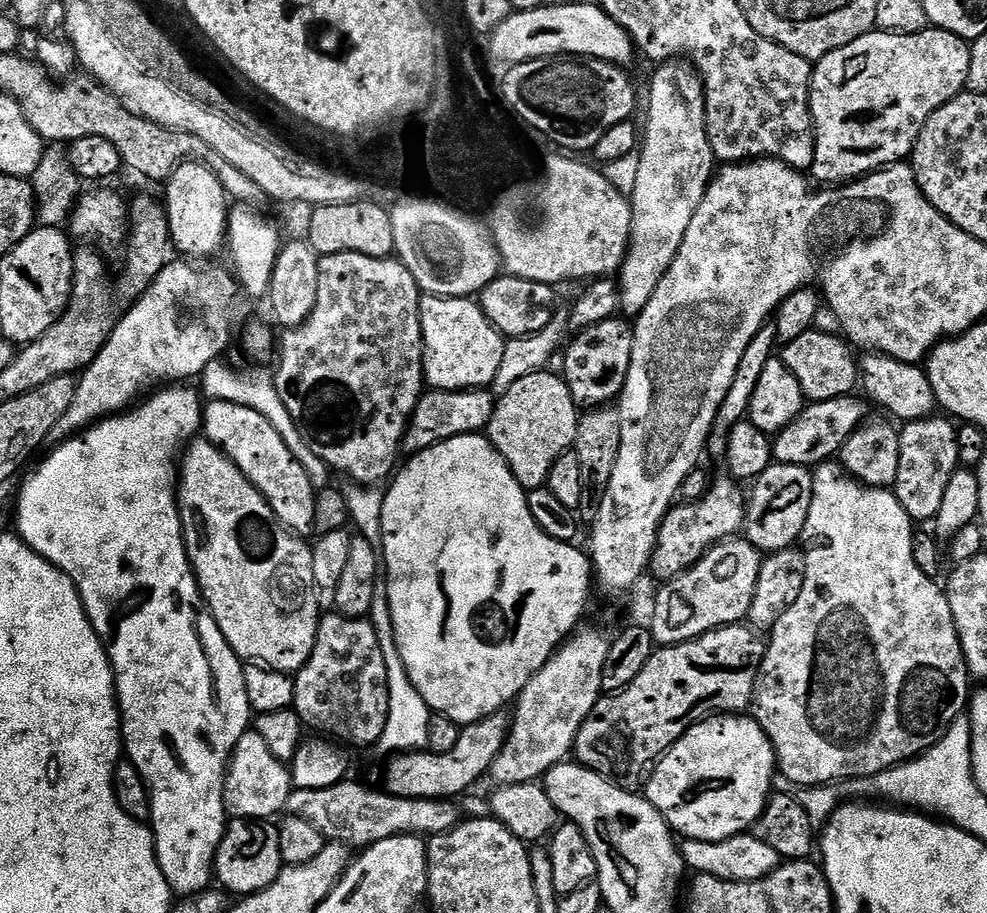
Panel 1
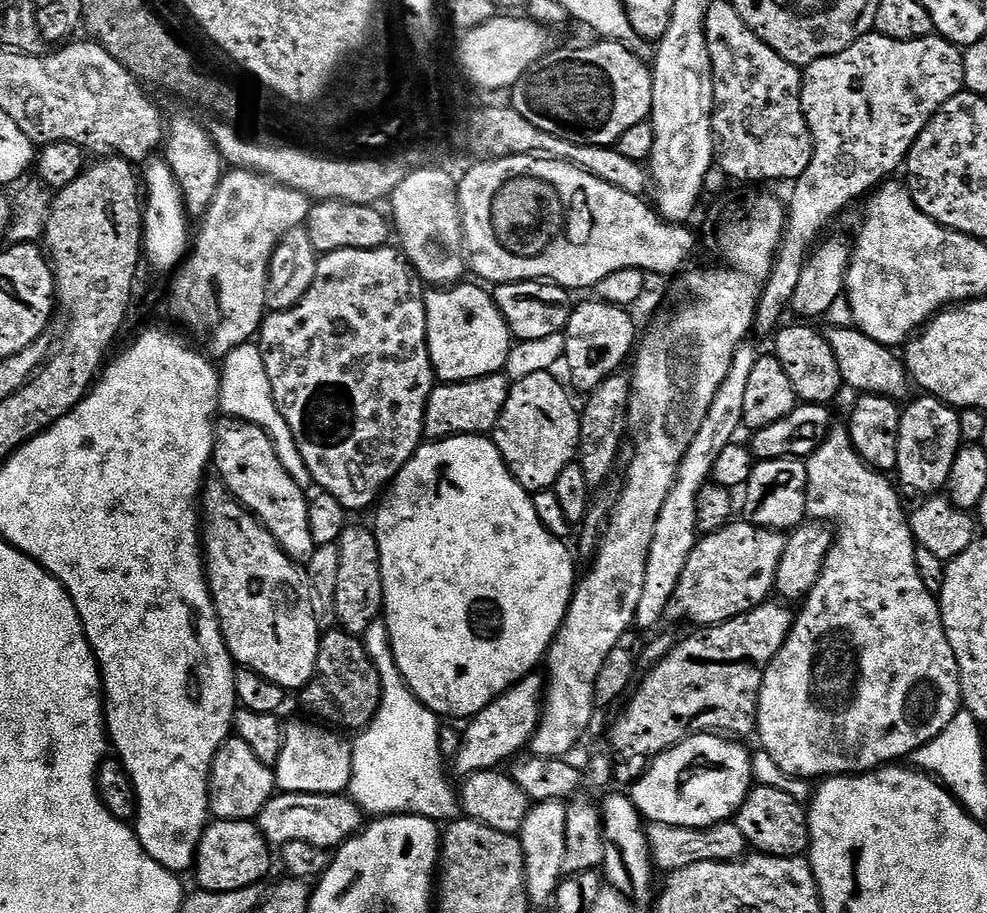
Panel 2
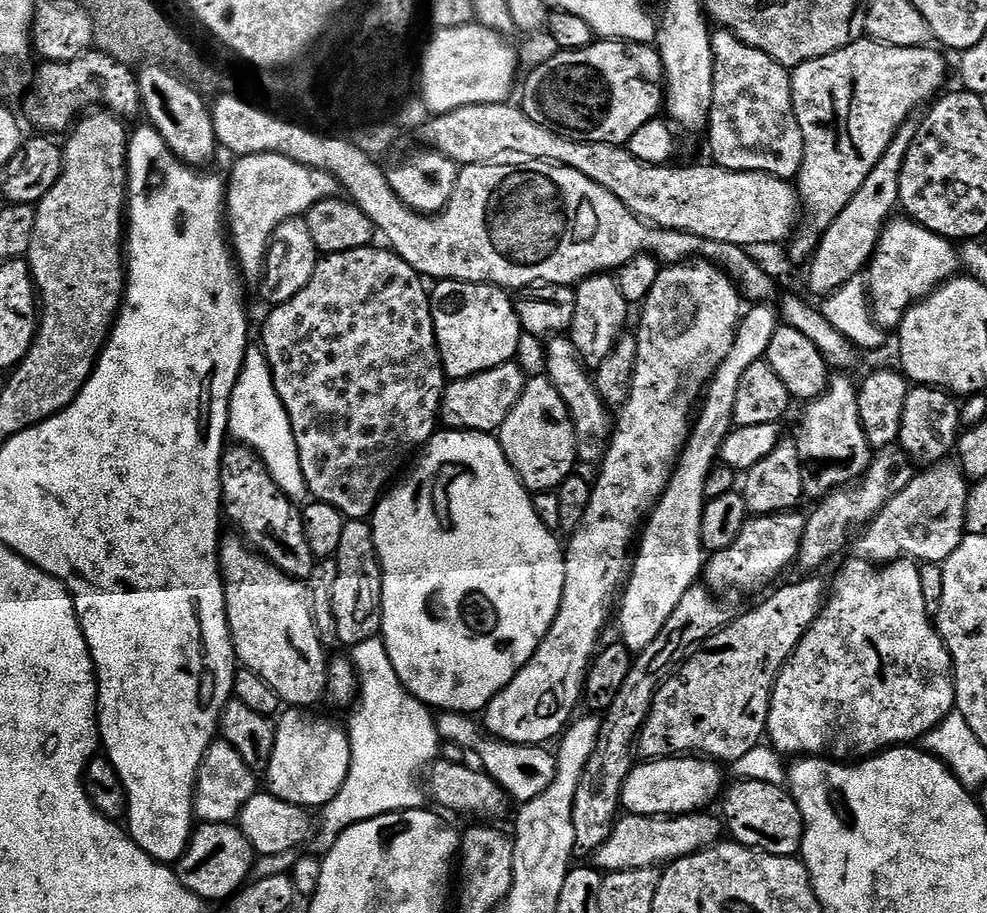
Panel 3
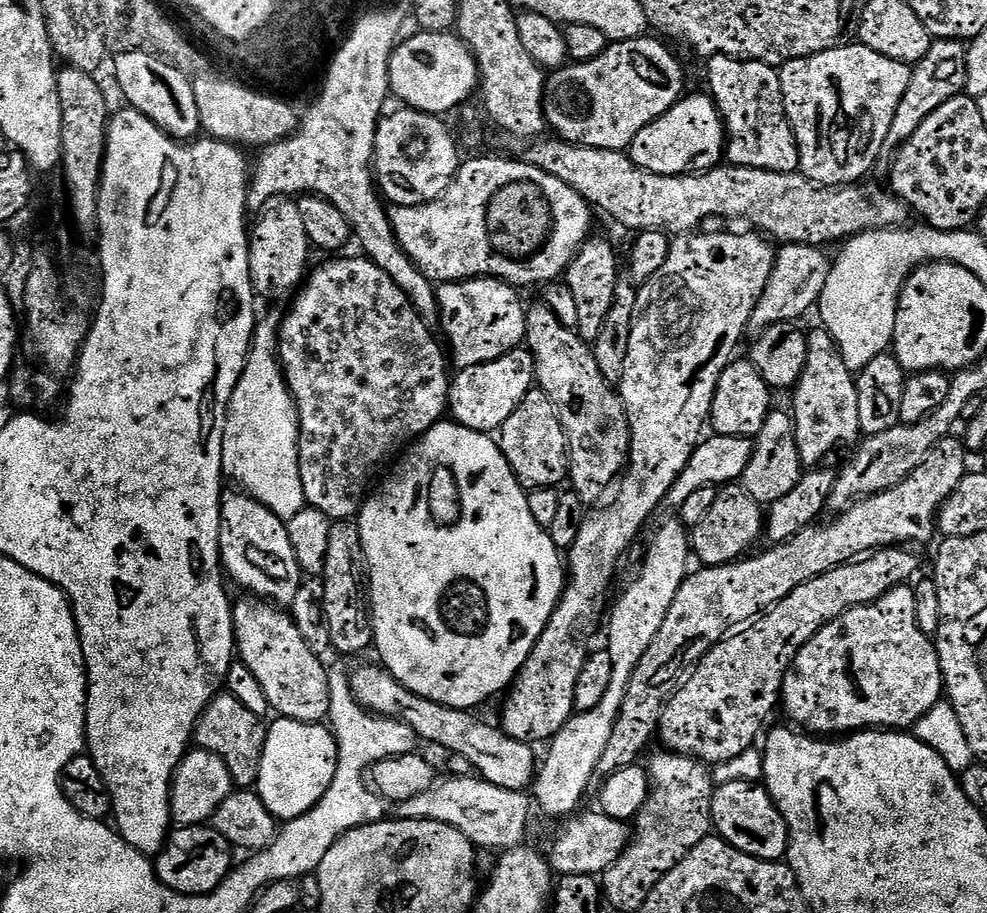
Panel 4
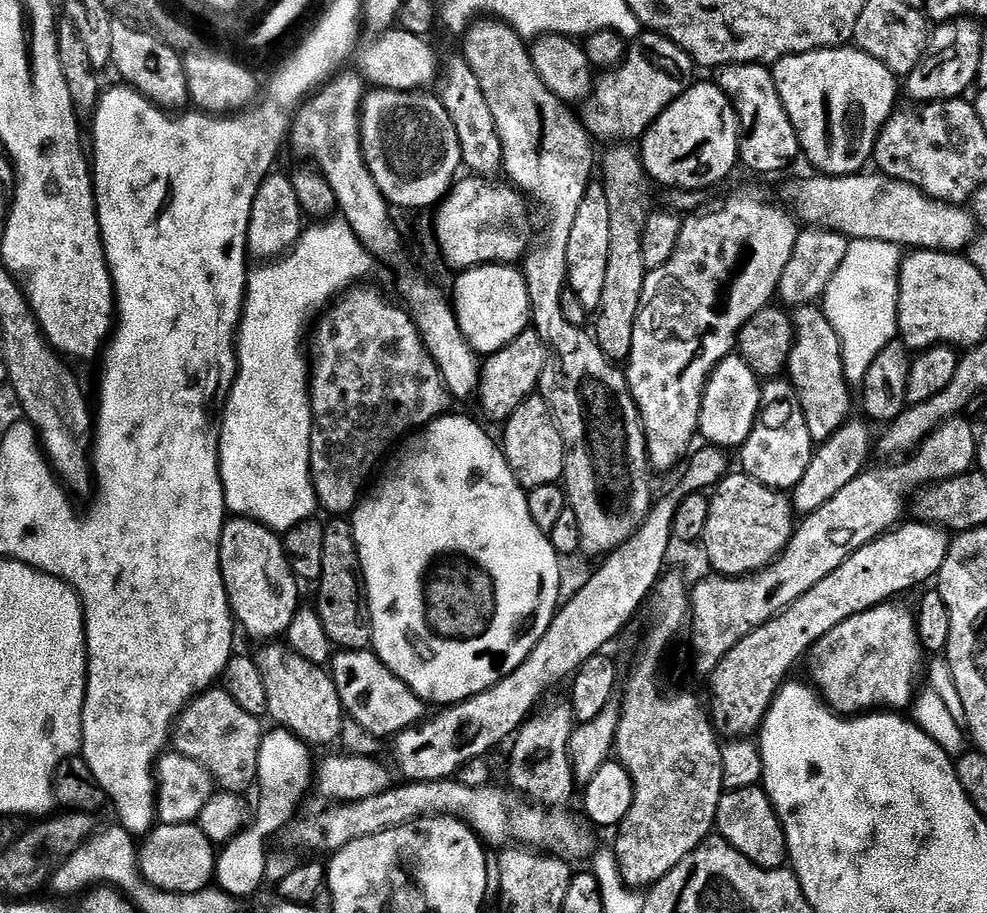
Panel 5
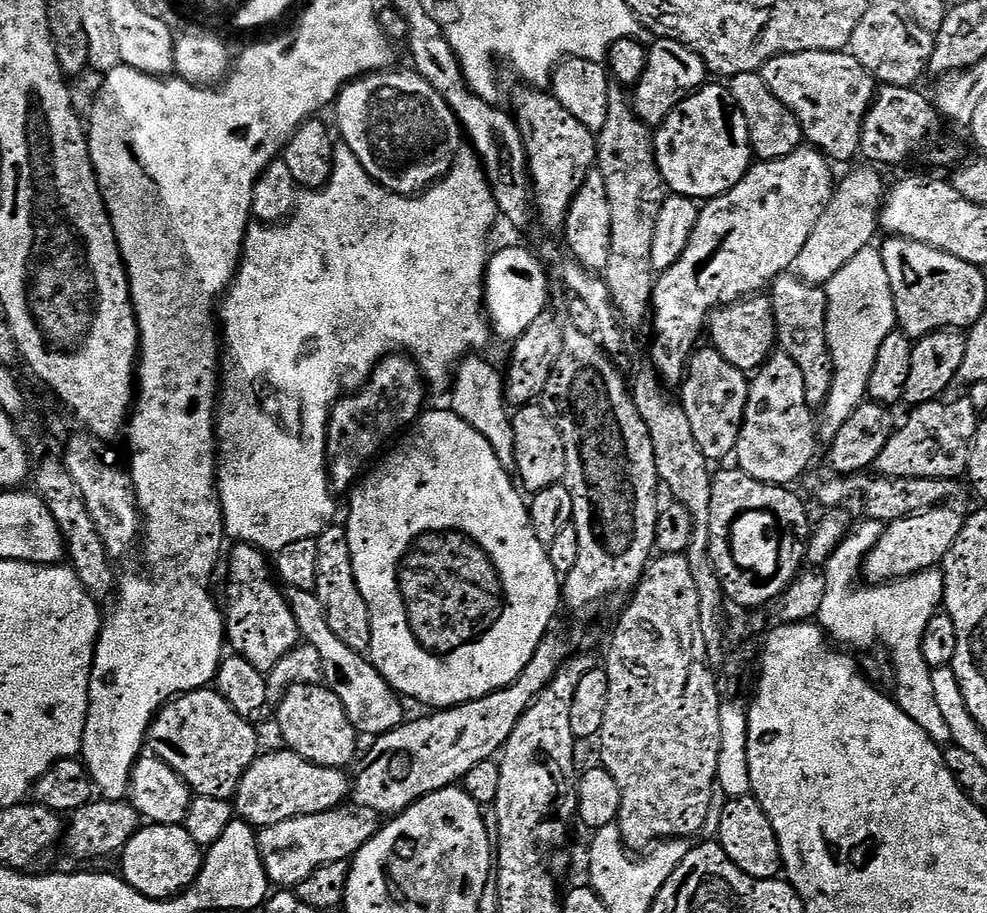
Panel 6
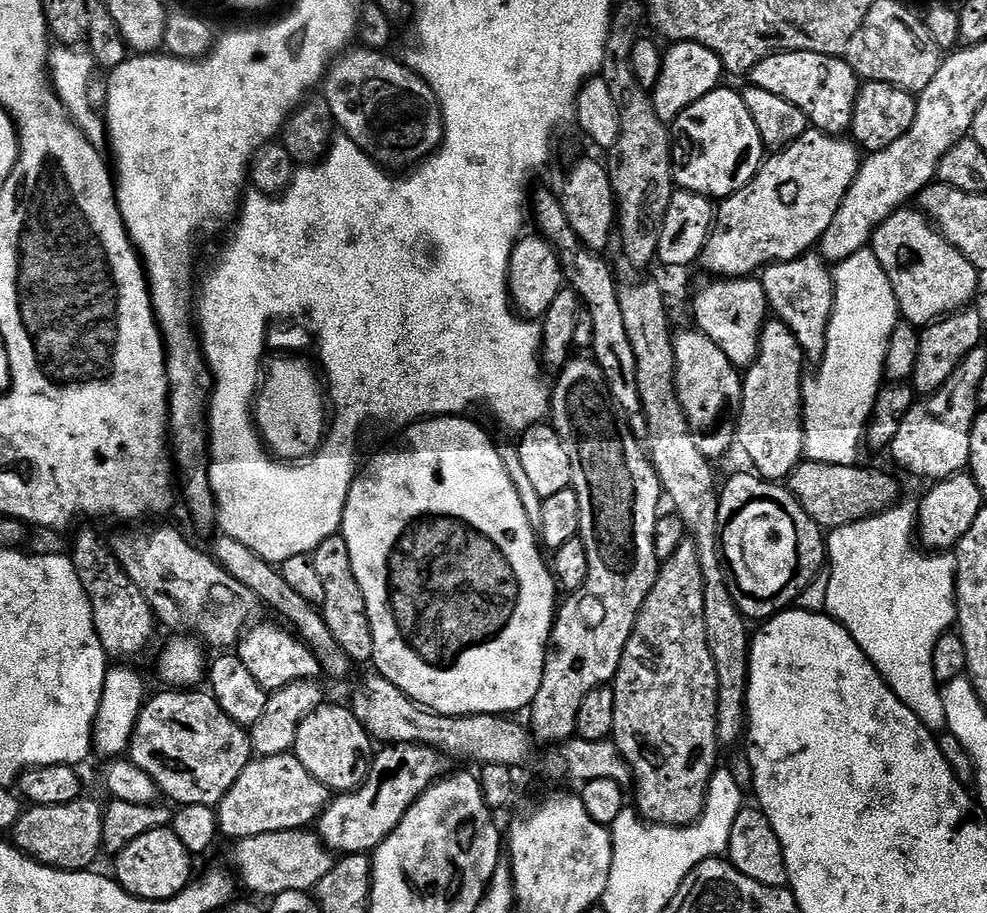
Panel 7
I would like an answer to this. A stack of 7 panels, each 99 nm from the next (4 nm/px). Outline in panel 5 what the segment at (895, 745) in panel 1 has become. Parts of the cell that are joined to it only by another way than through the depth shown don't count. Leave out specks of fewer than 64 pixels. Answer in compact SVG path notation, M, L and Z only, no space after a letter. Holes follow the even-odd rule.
M811 302L797 307L791 313L793 342L786 376L798 394L806 427L810 429L810 438L814 442L823 442L847 424L853 412L852 396L848 393L850 385L844 370L844 349L836 328L830 326L827 311L823 307L816 307L820 306ZM896 602L879 604L877 608L866 610L854 618L846 618L846 622L834 626L834 630L822 637L808 653L806 664L808 663L808 672L812 675L811 683L832 711L841 714L867 714L873 710L904 710L913 703L922 649L916 633L915 615L898 605Z

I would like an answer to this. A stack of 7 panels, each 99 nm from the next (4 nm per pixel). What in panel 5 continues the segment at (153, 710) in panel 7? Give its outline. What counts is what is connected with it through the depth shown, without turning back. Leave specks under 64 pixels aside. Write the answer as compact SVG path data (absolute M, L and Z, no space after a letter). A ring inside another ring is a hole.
M213 686L200 693L176 720L170 737L171 747L186 758L194 758L206 766L213 781L223 791L247 793L247 788L257 783L259 748L265 729L260 729L261 717L246 714L223 687Z

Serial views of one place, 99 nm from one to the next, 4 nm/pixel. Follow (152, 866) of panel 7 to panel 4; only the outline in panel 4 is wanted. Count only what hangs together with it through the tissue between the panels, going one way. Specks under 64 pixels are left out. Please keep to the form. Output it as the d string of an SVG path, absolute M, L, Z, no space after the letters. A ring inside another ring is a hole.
M189 824L177 827L169 835L168 843L155 857L154 863L158 878L166 886L170 886L170 890L187 896L209 896L228 879L229 872L233 871L232 855L232 845L215 826Z

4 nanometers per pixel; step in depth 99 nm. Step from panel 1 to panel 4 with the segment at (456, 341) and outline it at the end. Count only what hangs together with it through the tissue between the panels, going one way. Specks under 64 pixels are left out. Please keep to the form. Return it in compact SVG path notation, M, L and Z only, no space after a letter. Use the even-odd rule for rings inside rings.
M491 278L444 282L436 288L438 324L444 327L443 339L457 369L497 360L525 343L526 304L516 292L513 285Z

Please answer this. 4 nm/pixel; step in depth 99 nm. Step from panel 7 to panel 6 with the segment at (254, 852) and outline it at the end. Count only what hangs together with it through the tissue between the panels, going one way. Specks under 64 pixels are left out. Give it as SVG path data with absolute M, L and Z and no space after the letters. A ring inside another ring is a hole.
M341 806L331 808L322 814L306 814L302 818L290 818L286 822L278 822L278 826L266 826L259 829L256 846L260 850L260 858L269 881L284 890L295 889L314 870L322 866L330 866L330 862L351 861L370 838L378 831L377 813L368 808Z

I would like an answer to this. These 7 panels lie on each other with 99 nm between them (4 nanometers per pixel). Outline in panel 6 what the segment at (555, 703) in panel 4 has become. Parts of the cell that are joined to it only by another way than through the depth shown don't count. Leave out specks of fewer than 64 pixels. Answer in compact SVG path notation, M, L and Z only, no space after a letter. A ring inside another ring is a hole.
M801 146L786 154L786 158L753 163L738 186L715 196L700 208L694 234L690 234L690 242L686 242L682 258L659 273L652 286L650 364L665 385L679 385L683 381L688 362L701 343L700 335L705 335L706 325L716 309L763 293L773 280L785 275L795 265L806 238L810 238L814 226L818 226L818 218L822 218L824 208L832 200L834 179L831 167L833 165L820 149Z

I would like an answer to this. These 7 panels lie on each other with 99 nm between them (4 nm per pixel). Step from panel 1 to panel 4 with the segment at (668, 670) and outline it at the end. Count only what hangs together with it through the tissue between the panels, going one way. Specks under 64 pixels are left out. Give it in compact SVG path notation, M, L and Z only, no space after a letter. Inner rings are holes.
M908 546L880 548L851 564L802 582L775 608L714 645L700 659L690 682L664 707L658 729L658 740L664 743L661 745L667 751L693 756L709 766L730 762L753 747L765 731L768 715L775 708L777 711L781 703L784 675L802 646L851 608L873 604L890 590L907 585L920 568L920 560L912 552L915 551Z

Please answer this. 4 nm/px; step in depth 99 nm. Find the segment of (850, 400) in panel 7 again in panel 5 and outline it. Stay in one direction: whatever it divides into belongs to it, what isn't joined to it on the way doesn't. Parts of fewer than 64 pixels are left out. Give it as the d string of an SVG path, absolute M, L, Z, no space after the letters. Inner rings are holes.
M853 240L846 250L844 264L838 266L836 279L828 283L826 293L826 311L830 318L830 326L836 328L836 334L844 349L844 370L849 385L863 385L868 368L874 366L874 358L882 354L885 344L893 343L897 335L896 307L898 306L898 294L900 293L900 261L901 249L890 242L874 242L873 240Z

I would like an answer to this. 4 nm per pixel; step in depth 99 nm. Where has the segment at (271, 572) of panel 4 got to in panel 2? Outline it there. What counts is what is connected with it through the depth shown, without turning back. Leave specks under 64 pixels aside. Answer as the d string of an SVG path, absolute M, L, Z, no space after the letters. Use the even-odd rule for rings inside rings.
M224 418L216 425L216 445L212 451L212 464L214 472L218 475L219 483L228 487L228 492L248 509L252 515L270 530L270 534L279 542L280 548L297 562L307 562L316 553L317 545L314 542L314 534L310 534L310 510L308 509L309 493L304 493L302 485L296 481L297 477L286 470L282 458L278 458L275 440L271 440L266 430L262 430L259 424L251 424L242 418Z

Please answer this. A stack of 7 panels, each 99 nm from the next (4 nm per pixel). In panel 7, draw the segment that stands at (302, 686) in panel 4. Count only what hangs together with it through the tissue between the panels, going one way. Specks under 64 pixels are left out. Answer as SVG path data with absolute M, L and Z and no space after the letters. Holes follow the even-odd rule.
M325 702L307 716L298 726L294 754L318 782L322 782L333 793L353 792L363 784L372 768L374 741L358 722L351 707Z

